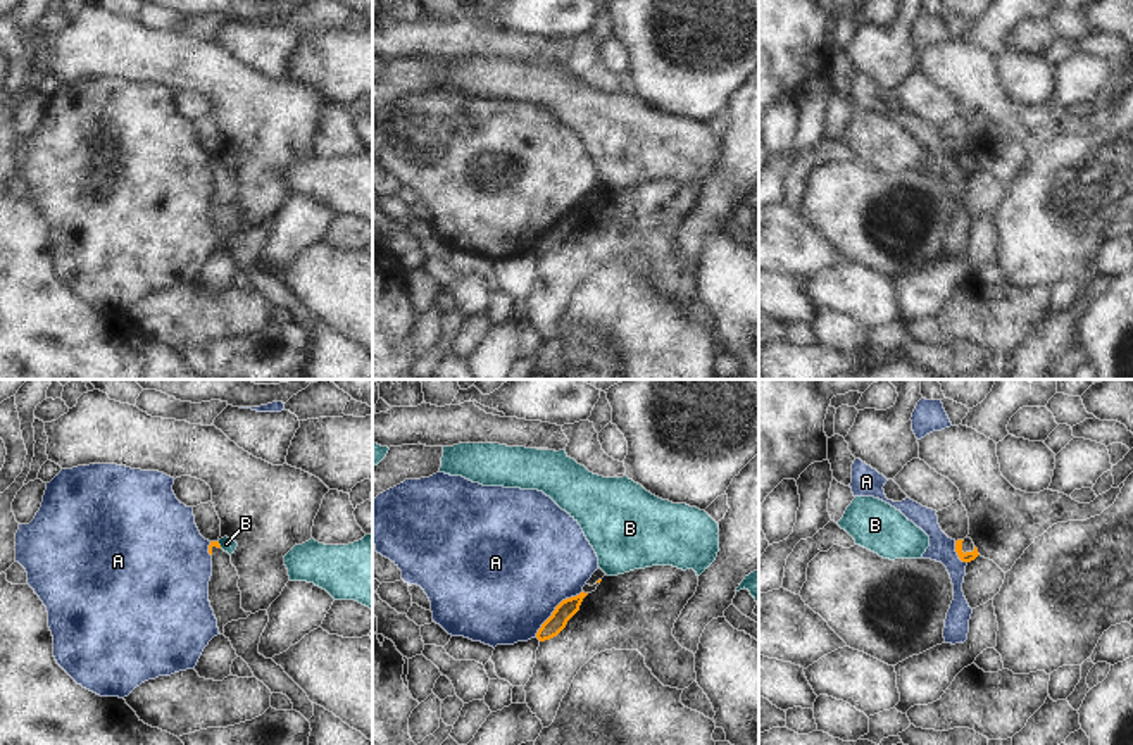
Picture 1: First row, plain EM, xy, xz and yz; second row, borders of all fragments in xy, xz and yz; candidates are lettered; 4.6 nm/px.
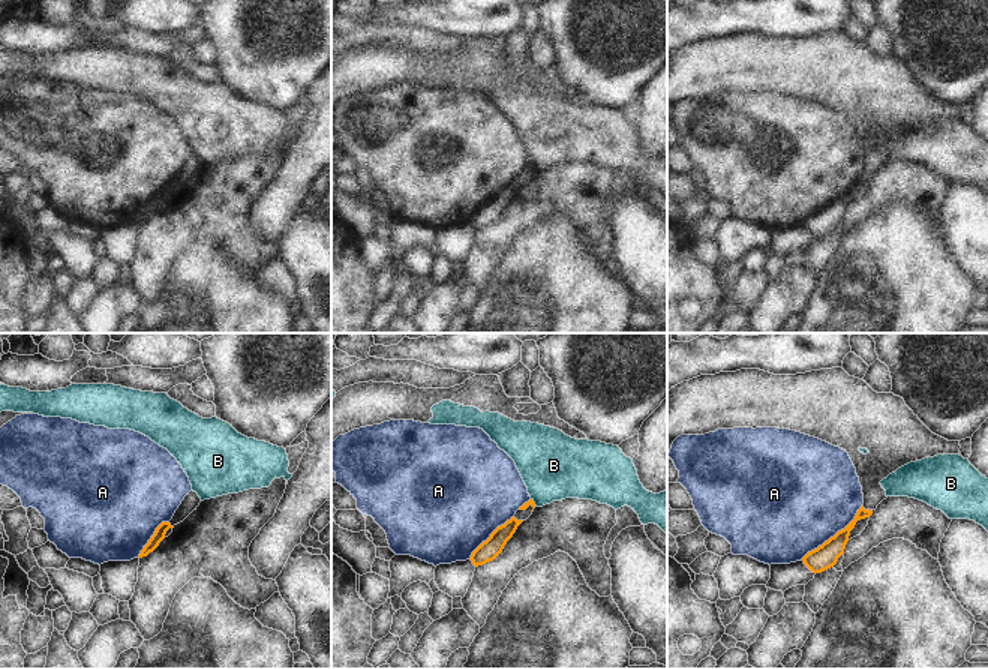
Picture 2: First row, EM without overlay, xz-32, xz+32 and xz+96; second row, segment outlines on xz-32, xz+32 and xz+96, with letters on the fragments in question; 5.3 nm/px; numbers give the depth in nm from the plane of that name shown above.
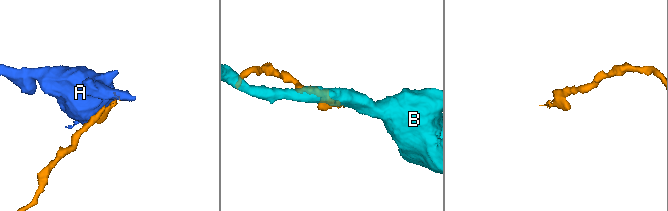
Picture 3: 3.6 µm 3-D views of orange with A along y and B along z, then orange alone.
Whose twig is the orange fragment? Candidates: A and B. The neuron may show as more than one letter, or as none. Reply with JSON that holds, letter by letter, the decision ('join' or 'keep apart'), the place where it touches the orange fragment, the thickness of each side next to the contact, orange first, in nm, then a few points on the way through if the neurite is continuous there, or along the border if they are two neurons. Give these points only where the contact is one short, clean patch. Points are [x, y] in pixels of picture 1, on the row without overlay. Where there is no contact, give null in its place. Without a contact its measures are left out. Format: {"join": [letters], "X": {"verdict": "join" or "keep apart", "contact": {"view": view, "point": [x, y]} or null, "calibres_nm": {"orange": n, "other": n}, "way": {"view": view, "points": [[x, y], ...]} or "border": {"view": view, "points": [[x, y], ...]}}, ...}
{"join": [], "A": {"verdict": "keep apart", "contact": {"view": "xz", "point": [556, 223]}, "calibres_nm": {"orange": 90, "other": 480}}, "B": {"verdict": "keep apart", "contact": {"view": "xy", "point": [218, 157]}, "calibres_nm": {"orange": 30, "other": 70}, "border": {"view": "xy", "points": [[218, 154], [221, 161]]}}}

